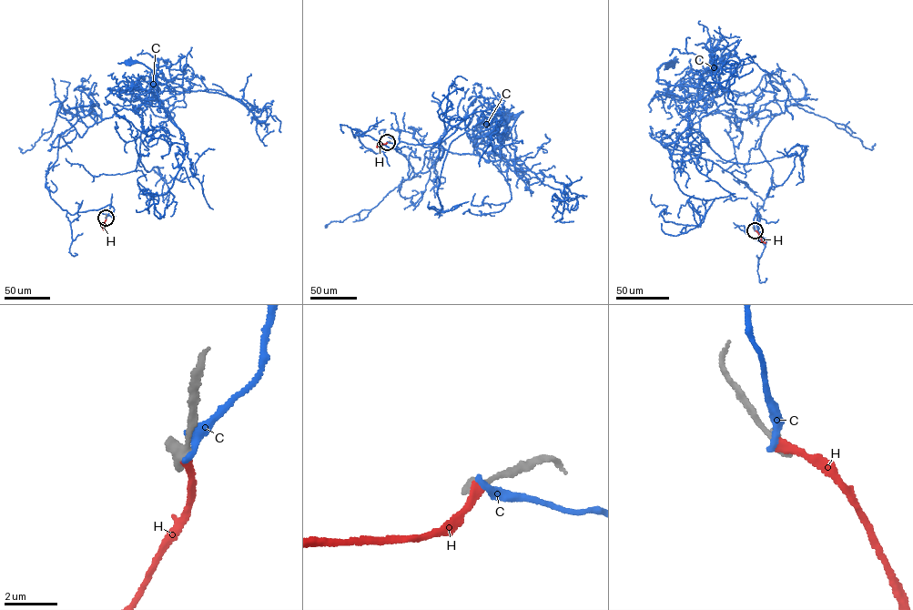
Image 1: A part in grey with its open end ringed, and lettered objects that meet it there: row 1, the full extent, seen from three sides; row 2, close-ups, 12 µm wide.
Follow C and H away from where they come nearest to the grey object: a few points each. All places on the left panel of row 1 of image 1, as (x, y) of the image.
C: (106, 218), (109, 204), (64, 209), (45, 173), (60, 134), (79, 118), (150, 106), (157, 76), (127, 62)
H: (106, 218), (104, 230)

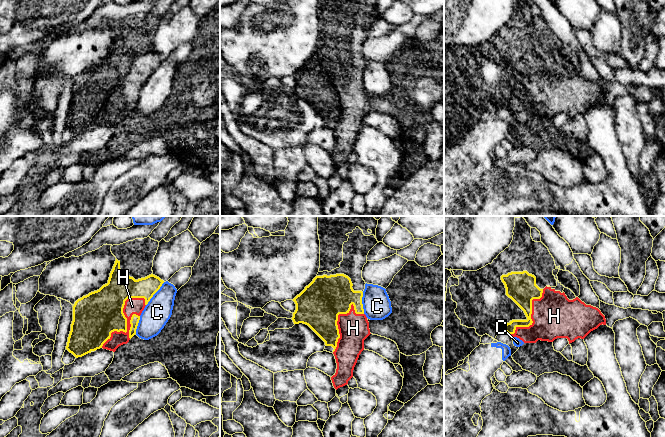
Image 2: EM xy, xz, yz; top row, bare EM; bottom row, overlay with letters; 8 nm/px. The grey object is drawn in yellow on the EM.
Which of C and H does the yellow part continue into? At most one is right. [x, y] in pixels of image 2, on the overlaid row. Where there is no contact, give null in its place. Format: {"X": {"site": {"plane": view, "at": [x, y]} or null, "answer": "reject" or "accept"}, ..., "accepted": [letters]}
{"C": {"site": {"plane": "xy", "at": [154, 293]}, "answer": "reject"}, "H": {"site": {"plane": "xy", "at": [126, 322]}, "answer": "accept"}, "accepted": ["H"]}

